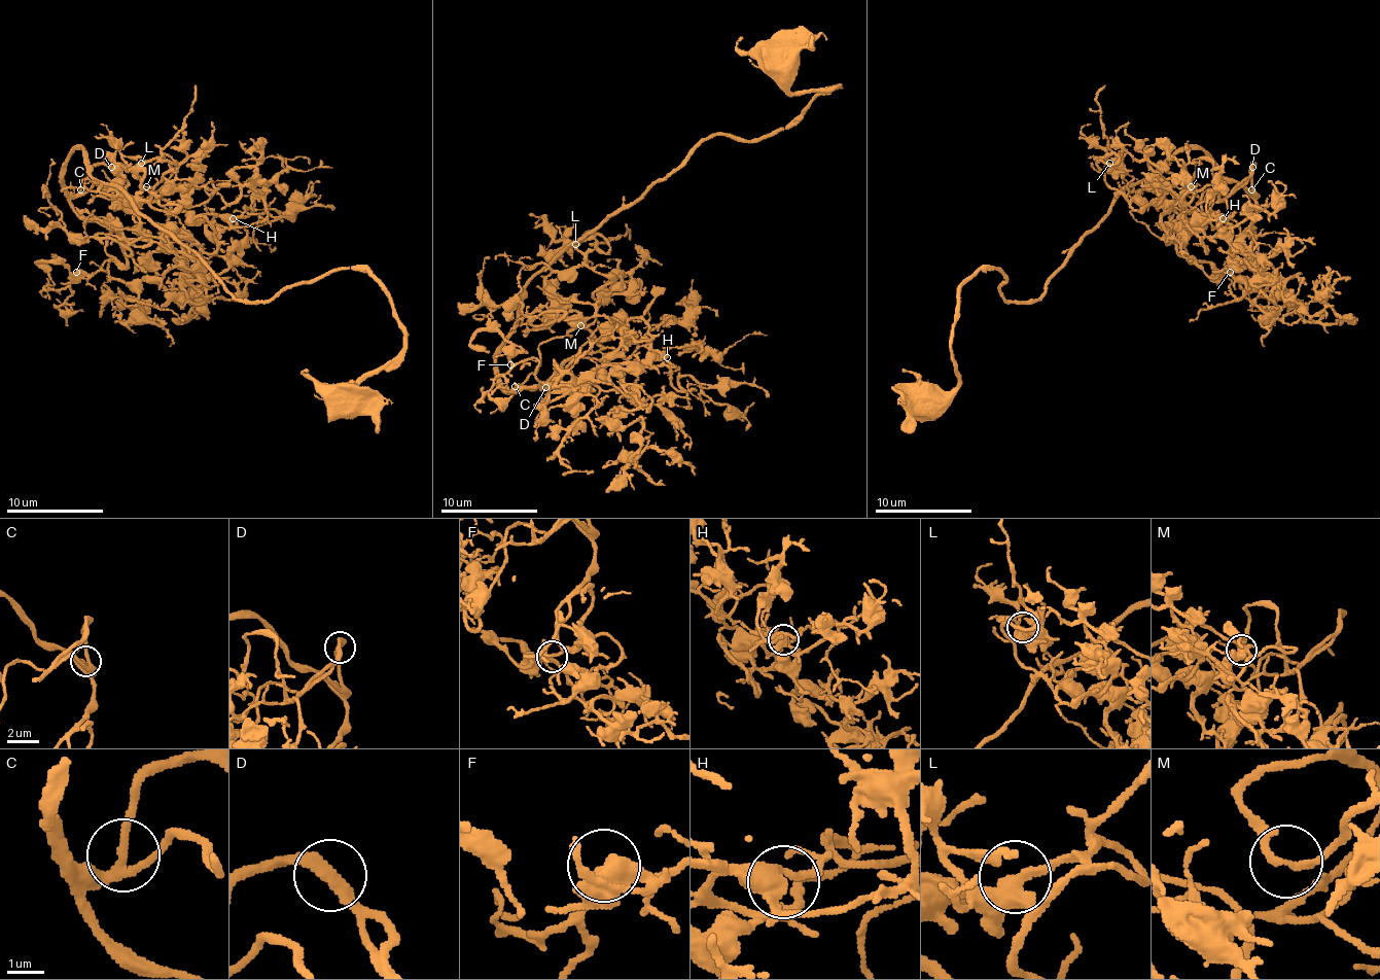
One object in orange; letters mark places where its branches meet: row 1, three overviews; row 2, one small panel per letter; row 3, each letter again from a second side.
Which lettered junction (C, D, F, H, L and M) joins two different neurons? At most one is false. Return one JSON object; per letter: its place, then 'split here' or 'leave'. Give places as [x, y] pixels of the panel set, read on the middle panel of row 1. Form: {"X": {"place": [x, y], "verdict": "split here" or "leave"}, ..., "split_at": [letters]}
{"C": {"place": [515, 386], "verdict": "leave"}, "D": {"place": [545, 387], "verdict": "leave"}, "F": {"place": [510, 364], "verdict": "leave"}, "H": {"place": [667, 357], "verdict": "leave"}, "L": {"place": [575, 244], "verdict": "leave"}, "M": {"place": [580, 325], "verdict": "leave"}, "split_at": []}

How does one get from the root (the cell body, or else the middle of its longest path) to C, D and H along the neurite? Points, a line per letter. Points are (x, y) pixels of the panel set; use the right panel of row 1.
C: (923, 399), (957, 385), (950, 329), (979, 269), (1037, 301), (1179, 151), (1251, 189)
D: (923, 399), (957, 385), (950, 329), (979, 269), (1037, 301), (1179, 151), (1257, 195), (1251, 168)
H: (923, 399), (957, 385), (979, 269), (1037, 301), (1189, 148), (1257, 204), (1230, 259), (1223, 218)

